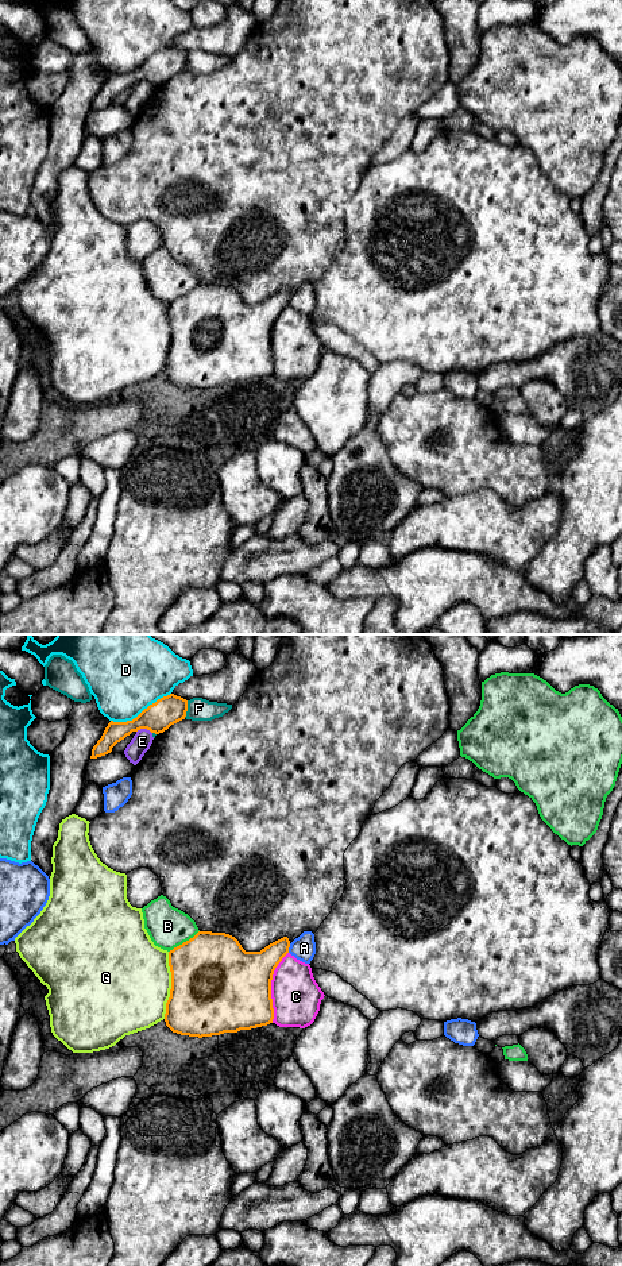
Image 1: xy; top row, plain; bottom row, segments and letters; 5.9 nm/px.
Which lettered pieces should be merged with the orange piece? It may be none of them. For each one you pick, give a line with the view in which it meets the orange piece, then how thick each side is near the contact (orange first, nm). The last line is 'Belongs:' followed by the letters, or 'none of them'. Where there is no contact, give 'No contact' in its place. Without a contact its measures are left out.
C: Touches orange in xy. Thickness 500 nm (orange) against 280 nm
Belongs: C

